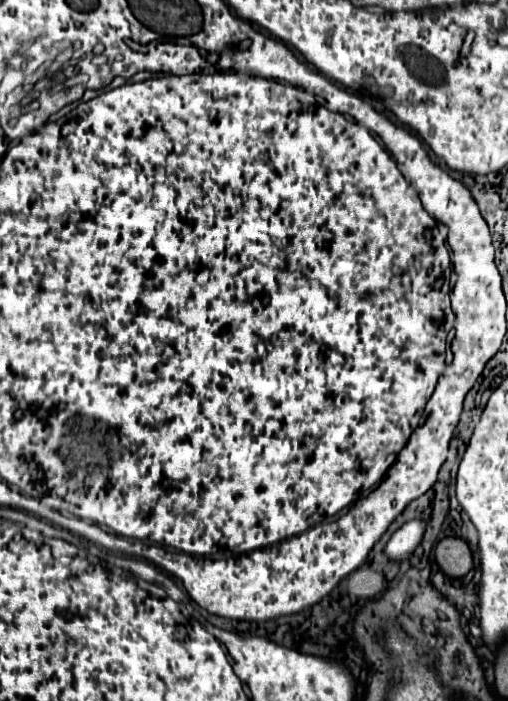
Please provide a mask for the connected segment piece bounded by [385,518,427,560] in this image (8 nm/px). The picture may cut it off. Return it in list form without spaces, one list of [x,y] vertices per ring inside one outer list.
[[[415,518],[407,524],[403,524],[393,536],[391,540],[387,542],[385,546],[385,554],[391,558],[391,560],[405,560],[409,558],[409,554],[417,548],[417,544],[421,542],[423,538],[423,532],[425,532],[425,526],[427,522],[421,520],[421,518]]]

